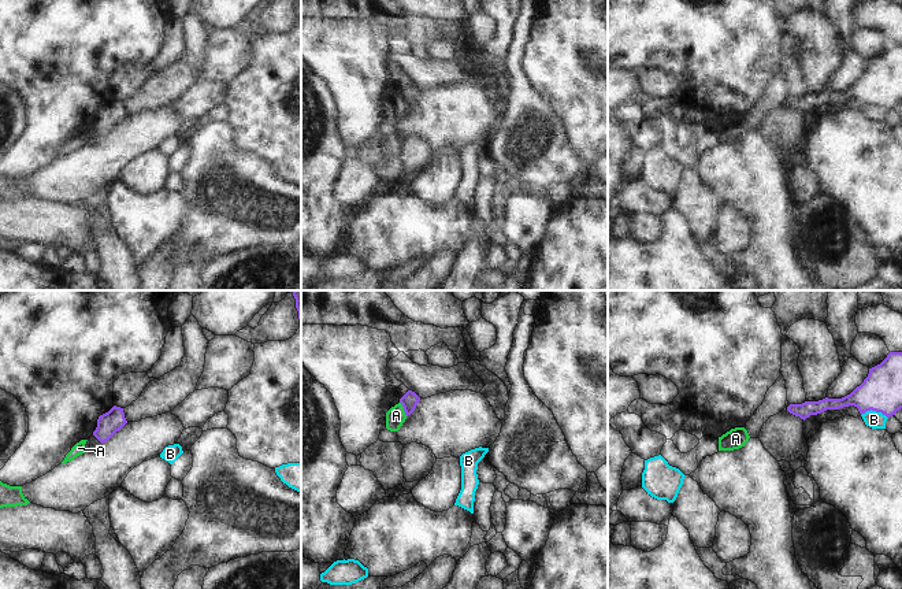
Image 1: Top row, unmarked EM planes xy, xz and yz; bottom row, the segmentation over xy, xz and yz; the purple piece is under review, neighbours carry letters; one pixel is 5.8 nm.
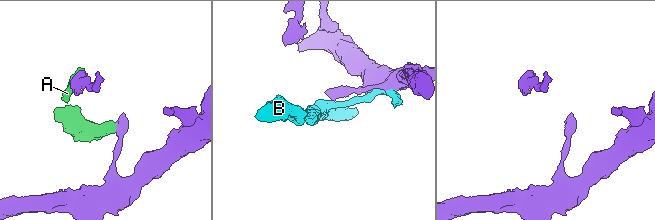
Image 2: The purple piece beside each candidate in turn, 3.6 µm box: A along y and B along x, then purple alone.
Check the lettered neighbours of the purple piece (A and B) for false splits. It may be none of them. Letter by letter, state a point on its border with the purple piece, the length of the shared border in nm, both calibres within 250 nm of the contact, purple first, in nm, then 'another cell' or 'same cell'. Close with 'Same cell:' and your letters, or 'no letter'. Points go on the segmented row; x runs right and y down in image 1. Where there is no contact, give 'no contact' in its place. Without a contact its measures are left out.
A: contact xz (404, 408); length 100 nm; calibres 100 and 110 nm; another cell
B: contact yz (875, 410); length 160 nm; calibres 240 and 100 nm; another cell
Same cell: no letter

